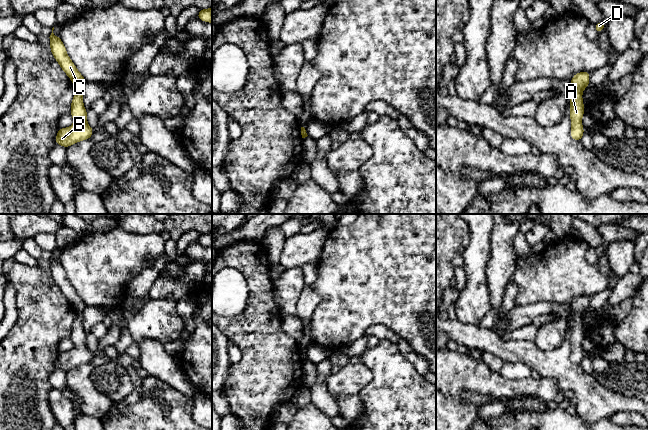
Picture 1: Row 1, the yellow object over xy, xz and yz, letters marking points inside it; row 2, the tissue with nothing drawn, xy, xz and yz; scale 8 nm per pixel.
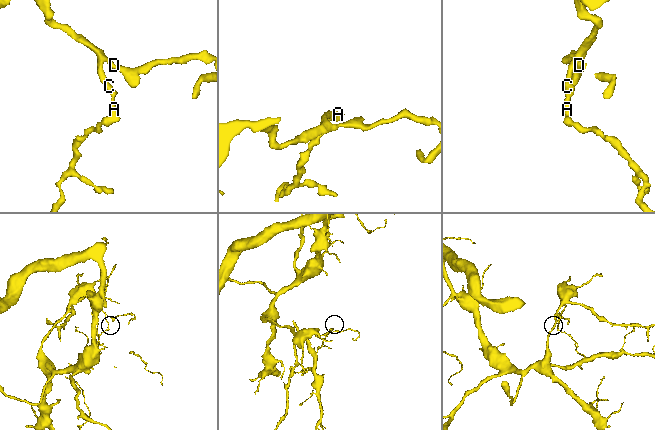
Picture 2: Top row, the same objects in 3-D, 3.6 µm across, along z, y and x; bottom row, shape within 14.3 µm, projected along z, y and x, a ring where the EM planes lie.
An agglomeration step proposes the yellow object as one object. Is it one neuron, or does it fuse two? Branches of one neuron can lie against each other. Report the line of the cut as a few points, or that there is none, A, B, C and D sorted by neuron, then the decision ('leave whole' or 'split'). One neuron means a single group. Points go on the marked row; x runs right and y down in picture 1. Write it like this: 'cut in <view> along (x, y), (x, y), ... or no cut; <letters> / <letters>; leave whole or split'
cut in yz along (574, 89), (581, 91); A B / C D; split

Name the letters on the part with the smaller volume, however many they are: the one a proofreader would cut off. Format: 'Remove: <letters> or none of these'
Remove: A, B

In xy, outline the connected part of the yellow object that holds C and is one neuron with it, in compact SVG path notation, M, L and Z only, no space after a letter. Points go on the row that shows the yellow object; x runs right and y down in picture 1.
M54 27L52 28L52 33L50 35L50 50L54 58L58 61L62 70L71 79L77 90L82 90L86 80L77 70L69 56L67 55L66 48L61 41L60 37L56 37L53 33Z

